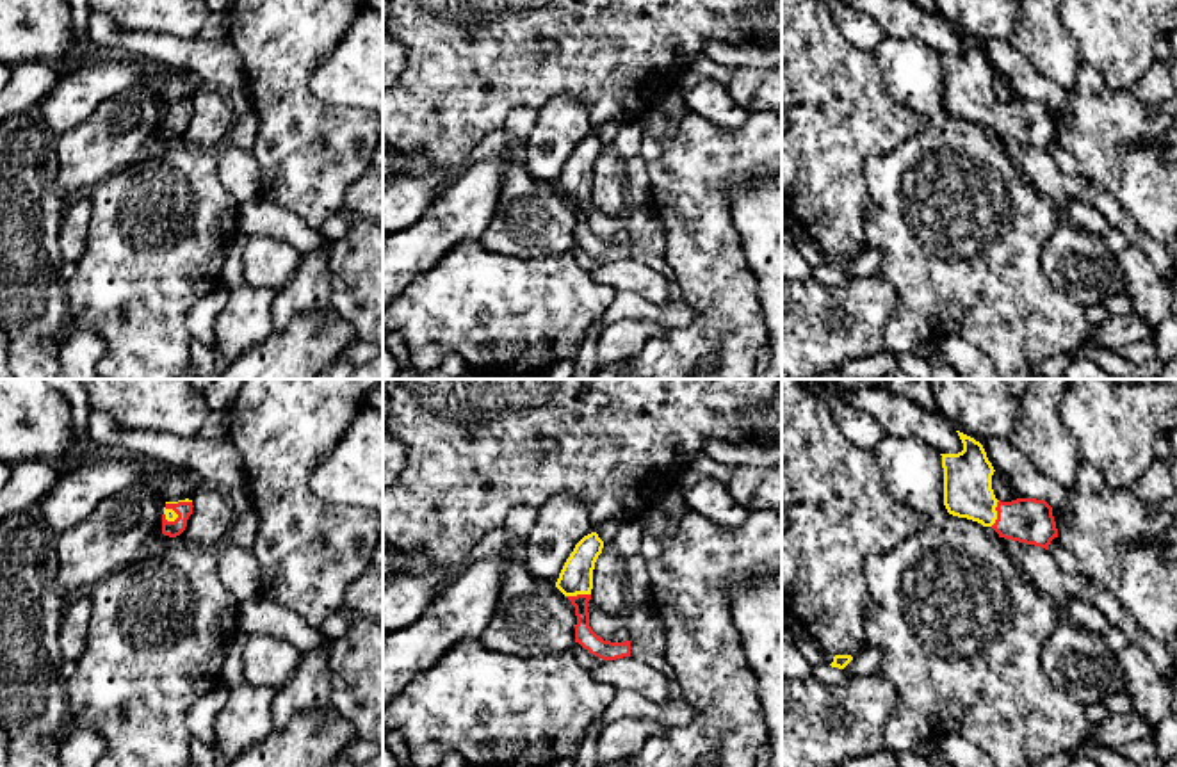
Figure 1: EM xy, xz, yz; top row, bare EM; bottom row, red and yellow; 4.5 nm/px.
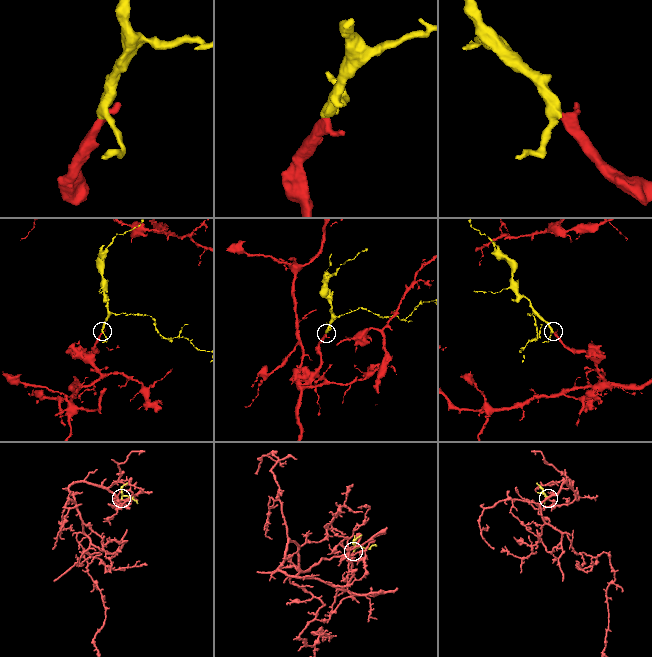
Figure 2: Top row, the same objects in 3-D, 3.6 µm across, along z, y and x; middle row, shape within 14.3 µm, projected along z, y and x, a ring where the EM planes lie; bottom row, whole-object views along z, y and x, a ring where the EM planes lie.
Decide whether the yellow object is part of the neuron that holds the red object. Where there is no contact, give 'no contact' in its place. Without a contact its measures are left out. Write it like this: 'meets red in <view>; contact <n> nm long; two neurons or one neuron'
meets red in yz; contact 130 nm long; one neuron

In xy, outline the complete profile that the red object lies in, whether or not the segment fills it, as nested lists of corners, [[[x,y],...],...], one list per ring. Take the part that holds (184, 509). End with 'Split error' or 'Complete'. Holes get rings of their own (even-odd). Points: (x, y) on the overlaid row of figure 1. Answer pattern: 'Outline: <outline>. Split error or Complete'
Outline: [[[189,498],[178,502],[166,502],[162,514],[162,534],[169,537],[180,536],[187,527],[192,507],[192,500]]]. Split error

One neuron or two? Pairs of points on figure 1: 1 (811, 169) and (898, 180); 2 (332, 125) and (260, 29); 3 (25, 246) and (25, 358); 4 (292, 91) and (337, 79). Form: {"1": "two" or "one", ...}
{"1": "two", "2": "one", "3": "one", "4": "two"}

